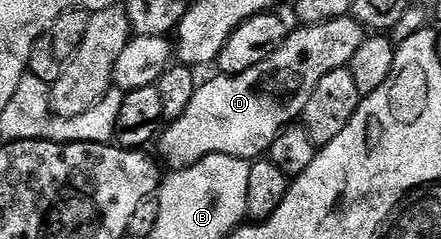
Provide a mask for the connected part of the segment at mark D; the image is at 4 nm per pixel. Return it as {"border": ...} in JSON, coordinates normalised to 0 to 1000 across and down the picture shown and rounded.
{"border":[[[796,67],[762,75],[748,92],[726,92],[712,109],[685,105],[673,121],[683,126],[667,121],[655,155],[646,163],[646,180],[639,184],[612,243],[596,251],[596,268],[578,268],[578,285],[569,285],[549,310],[490,318],[492,326],[478,331],[476,343],[458,339],[454,356],[449,356],[442,402],[433,402],[433,435],[424,435],[424,469],[415,469],[415,485],[390,498],[390,506],[367,540],[361,565],[361,598],[365,594],[365,644],[361,640],[361,661],[376,699],[381,699],[379,690],[392,695],[383,703],[390,703],[395,715],[422,711],[426,695],[442,690],[449,669],[467,661],[474,644],[512,644],[515,653],[533,653],[535,661],[551,661],[558,669],[580,669],[594,657],[594,649],[608,632],[612,603],[624,586],[628,556],[651,527],[667,523],[667,515],[689,481],[696,418],[705,418],[705,385],[714,385],[714,351],[723,351],[723,335],[732,335],[732,318],[741,318],[741,301],[785,289],[796,251],[796,234],[805,234],[805,218],[814,218],[814,201],[823,188],[832,155],[828,113],[814,105]]]}

